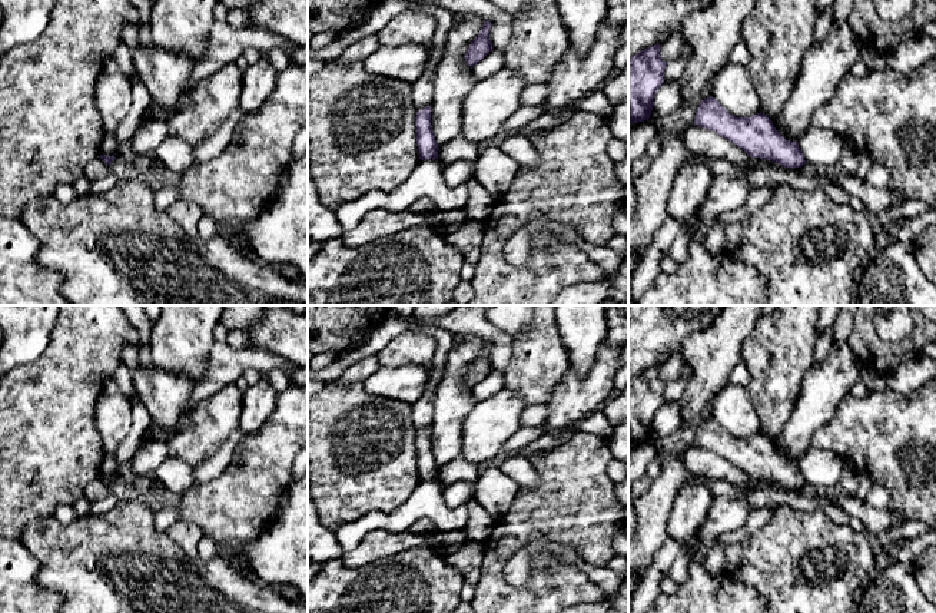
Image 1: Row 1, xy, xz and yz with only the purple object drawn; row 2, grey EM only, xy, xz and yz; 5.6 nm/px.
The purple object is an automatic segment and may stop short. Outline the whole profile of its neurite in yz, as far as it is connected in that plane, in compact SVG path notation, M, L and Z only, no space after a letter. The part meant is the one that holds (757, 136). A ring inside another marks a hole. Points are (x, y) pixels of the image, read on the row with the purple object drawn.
M710 96L698 105L694 125L716 132L751 158L767 159L789 169L806 163L799 143L786 140L761 112L751 117L736 117Z

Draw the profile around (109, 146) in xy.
M104 133L102 145L100 145L100 155L106 156L119 156L119 140L114 136L109 136Z

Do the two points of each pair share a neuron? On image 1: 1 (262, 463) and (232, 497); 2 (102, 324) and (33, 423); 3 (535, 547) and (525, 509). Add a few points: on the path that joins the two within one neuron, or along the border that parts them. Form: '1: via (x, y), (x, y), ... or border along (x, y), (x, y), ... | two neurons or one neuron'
1: via (258, 471), (241, 489) | one neuron
2: via (85, 348), (53, 398) | one neuron
3: border along (567, 544), (535, 539), (524, 544), (507, 560) | two neurons

